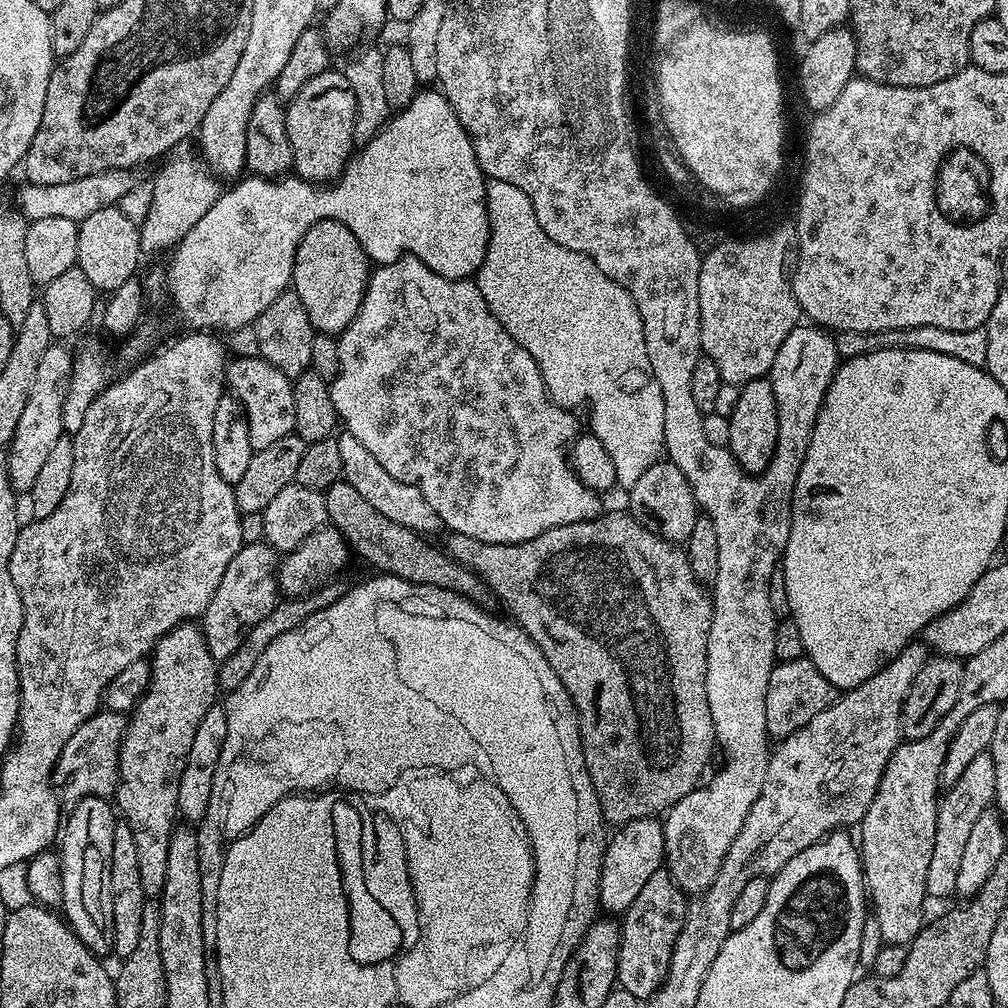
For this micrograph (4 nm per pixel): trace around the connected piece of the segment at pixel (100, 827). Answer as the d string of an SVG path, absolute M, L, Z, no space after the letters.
M86 796L67 813L58 840L64 908L62 916L78 939L97 958L104 958L116 946L116 901L112 899L110 870L117 823L117 813L105 797Z

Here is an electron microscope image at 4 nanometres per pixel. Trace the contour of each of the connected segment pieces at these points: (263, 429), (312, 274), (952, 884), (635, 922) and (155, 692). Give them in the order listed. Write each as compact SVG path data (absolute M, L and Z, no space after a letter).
M237 356L227 365L226 384L240 399L240 405L244 408L253 452L266 450L266 446L278 442L278 438L286 438L295 433L292 380L286 374L282 374L282 370L270 366L270 362L260 359L259 356L254 358Z
M314 222L302 238L294 258L291 291L302 298L316 332L339 334L354 322L368 289L370 261L354 234L342 222Z
M986 751L978 754L978 758L974 758L974 762L966 766L966 770L962 772L962 778L958 778L958 782L952 784L943 793L934 834L934 854L930 857L930 870L926 870L926 890L929 897L948 896L956 892L958 866L962 862L962 853L970 830L976 819L982 813L989 811L995 798L994 758L991 751Z
M659 870L650 874L650 880L639 891L637 898L622 913L620 945L616 984L630 990L637 1000L643 1002L657 992L670 970L670 958L678 942L678 934L688 913L686 893L677 886L672 873Z
M185 622L170 630L157 642L150 653L150 663L150 686L127 717L128 728L124 732L124 741L120 747L120 773L114 804L123 823L130 826L134 846L138 849L141 893L145 897L156 898L166 886L166 861L170 855L172 829L178 824L178 782L182 782L182 770L186 770L186 754L190 754L194 733L202 723L206 710L210 710L210 706L218 700L218 662L206 646L203 627Z

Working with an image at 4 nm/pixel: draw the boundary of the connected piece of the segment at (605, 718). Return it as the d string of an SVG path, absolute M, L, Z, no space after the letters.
M627 511L607 512L592 520L546 530L538 534L538 538L530 538L517 544L478 542L478 538L466 538L466 534L453 532L447 537L449 540L448 544L446 543L446 551L462 566L482 577L494 596L496 594L504 600L505 606L508 607L507 615L535 642L538 650L542 650L546 662L550 662L554 674L558 674L562 686L574 702L580 719L578 742L584 751L584 768L592 779L590 788L596 792L599 815L603 816L609 825L621 826L634 822L635 819L659 817L667 813L669 808L673 808L679 800L686 798L686 794L697 788L701 783L700 775L708 768L708 759L711 758L712 751L717 751L716 727L710 718L710 702L706 702L706 646L712 625L712 597L706 591L705 585L694 578L687 551L681 545L672 544L669 540L663 540L646 530L646 526L639 524Z

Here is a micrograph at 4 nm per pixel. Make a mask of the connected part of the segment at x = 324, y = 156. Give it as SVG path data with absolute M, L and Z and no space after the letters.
M329 70L310 78L302 90L292 100L287 101L286 130L290 138L290 146L294 150L292 167L295 175L303 180L310 180L314 184L324 184L336 179L348 165L354 152L352 131L354 130L354 118L356 117L356 103L354 102L354 90L350 90L350 82L344 77L343 71Z

